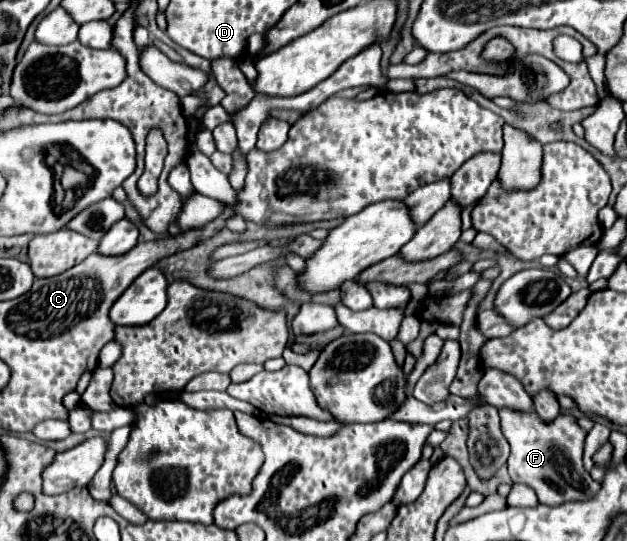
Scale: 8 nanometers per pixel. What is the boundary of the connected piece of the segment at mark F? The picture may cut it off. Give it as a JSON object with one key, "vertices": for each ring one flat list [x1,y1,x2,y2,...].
{"vertices":[[510,409,500,411,502,433,508,439,512,451,508,457,508,473,514,483,530,485,538,501,544,505,564,503,570,499,592,499,600,491,600,483,590,477,582,465,584,429,578,427,572,415,558,415,552,423,544,423,534,413,514,413]]}

